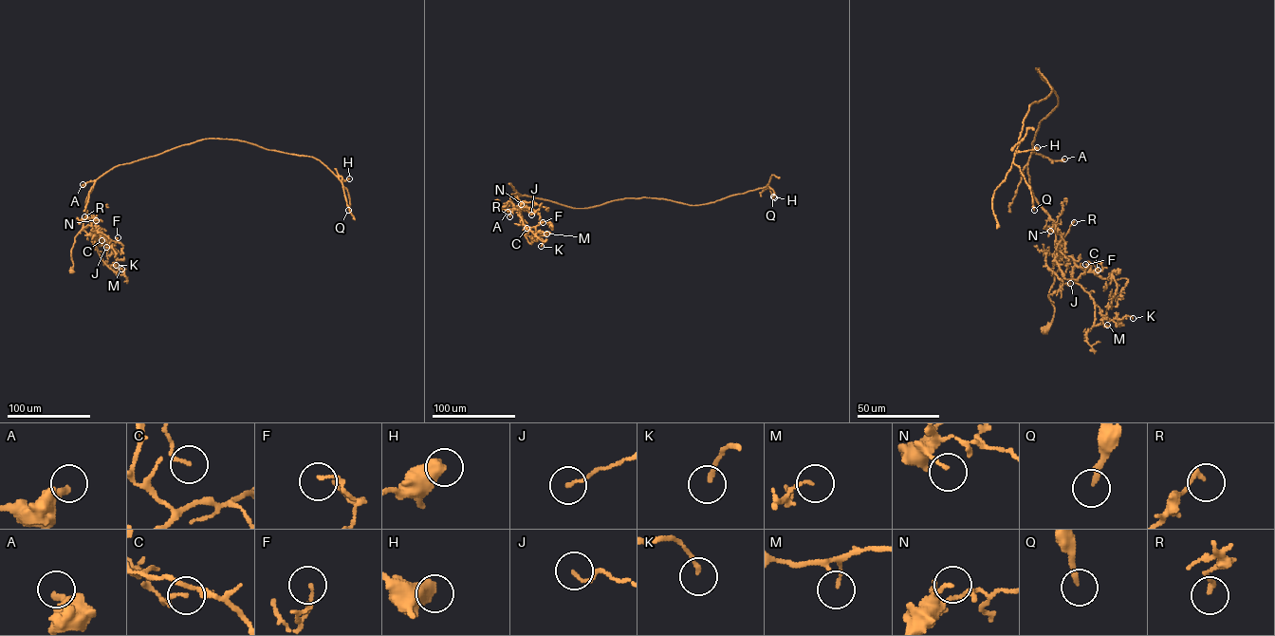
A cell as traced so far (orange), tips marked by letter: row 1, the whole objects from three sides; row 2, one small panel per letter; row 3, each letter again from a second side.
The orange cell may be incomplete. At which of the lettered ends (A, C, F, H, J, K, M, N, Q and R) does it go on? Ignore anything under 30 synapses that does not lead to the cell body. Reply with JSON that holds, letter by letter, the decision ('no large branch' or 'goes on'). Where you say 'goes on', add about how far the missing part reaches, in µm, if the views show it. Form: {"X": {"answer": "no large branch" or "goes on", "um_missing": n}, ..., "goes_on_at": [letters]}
{"A": {"answer": "no large branch"}, "C": {"answer": "no large branch"}, "F": {"answer": "no large branch"}, "H": {"answer": "no large branch"}, "J": {"answer": "no large branch"}, "K": {"answer": "no large branch"}, "M": {"answer": "no large branch"}, "N": {"answer": "no large branch"}, "Q": {"answer": "no large branch"}, "R": {"answer": "no large branch"}, "goes_on_at": []}

